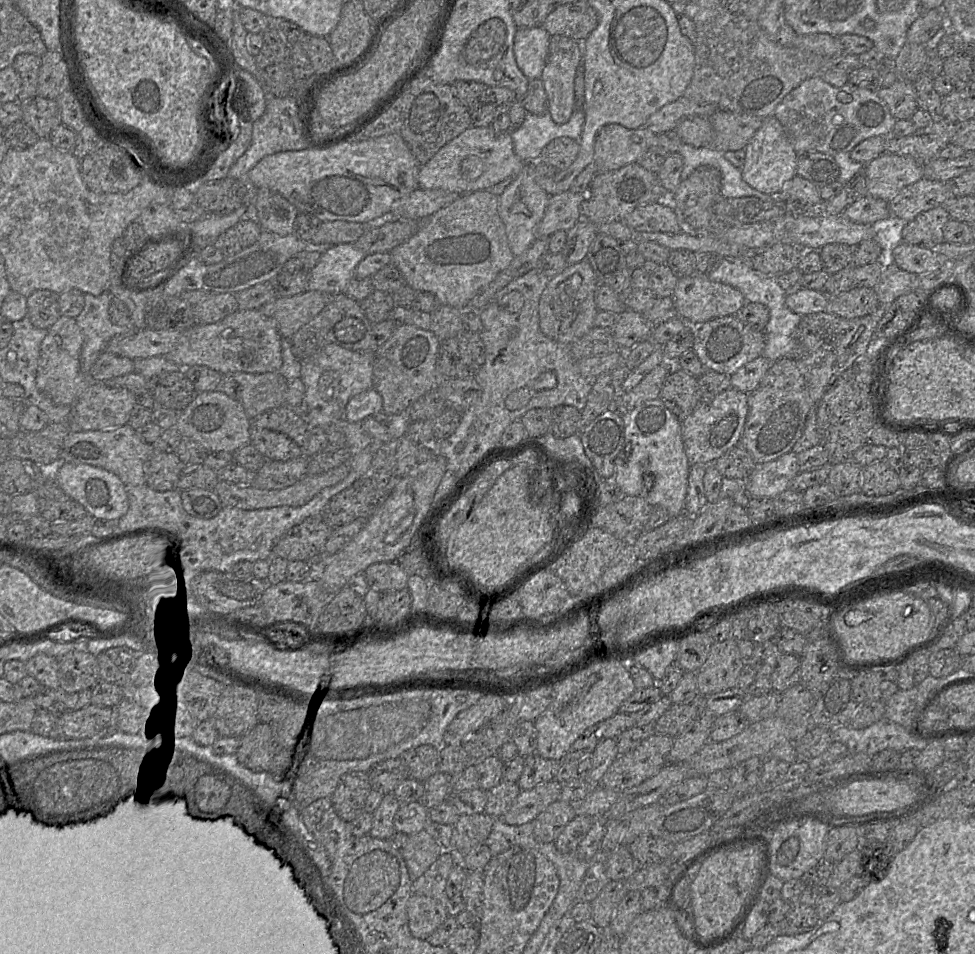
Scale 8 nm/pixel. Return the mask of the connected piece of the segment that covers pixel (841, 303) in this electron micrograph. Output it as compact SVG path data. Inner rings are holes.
M855 286L831 298L828 310L839 317L853 319L874 312L878 306L878 297L873 288Z

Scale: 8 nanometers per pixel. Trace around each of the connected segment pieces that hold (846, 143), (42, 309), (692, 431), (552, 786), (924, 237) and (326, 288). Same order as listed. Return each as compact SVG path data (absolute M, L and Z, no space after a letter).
M813 76L790 91L776 106L773 116L782 124L798 154L818 151L833 156L839 152L850 152L867 138L892 134L897 119L877 92L849 82L842 87L834 87L820 76Z
M43 289L27 297L27 317L34 327L49 329L61 317L58 296Z
M733 387L722 391L712 400L701 400L694 411L681 422L682 440L687 460L692 465L713 464L727 450L740 443L740 436L748 414L748 394Z
M556 780L533 789L521 790L502 819L509 825L532 823L552 803L560 799L562 784Z
M944 207L924 211L908 221L901 233L902 243L936 249L944 241L944 227L950 220Z
M352 243L334 245L323 252L316 266L308 272L308 290L335 295L344 292L350 280L355 276L357 265L367 254Z

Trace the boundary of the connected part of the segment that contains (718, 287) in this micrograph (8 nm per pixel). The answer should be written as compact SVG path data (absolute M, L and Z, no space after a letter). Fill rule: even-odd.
M698 273L680 278L672 298L678 311L678 316L691 327L698 327L717 317L737 315L746 303L743 294L737 288L722 282L712 281L707 275Z

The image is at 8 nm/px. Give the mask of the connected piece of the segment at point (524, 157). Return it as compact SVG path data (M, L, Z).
M575 108L565 124L556 124L547 110L540 115L527 113L522 125L509 132L516 155L524 162L537 162L544 148L554 139L569 137L579 140L584 123L585 113L581 108Z

